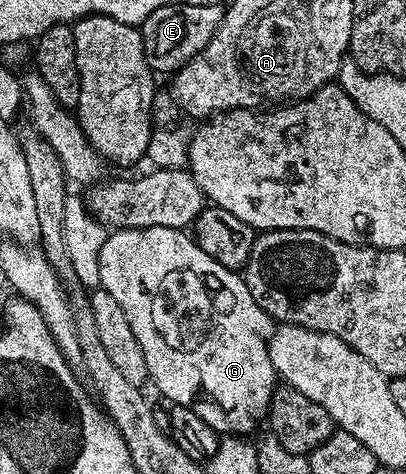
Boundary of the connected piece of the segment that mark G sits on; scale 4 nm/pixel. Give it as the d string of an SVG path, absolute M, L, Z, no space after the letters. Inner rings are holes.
M147 227L146 229L119 229L108 234L99 253L100 288L106 289L123 307L127 314L127 323L131 323L131 331L135 331L135 339L139 339L139 347L143 347L143 355L147 359L149 381L173 405L188 405L207 427L211 427L219 435L249 435L257 424L264 422L269 416L269 405L273 401L275 386L278 384L277 368L273 366L269 354L268 340L273 335L275 322L268 317L255 303L251 291L247 287L244 276L240 272L223 267L207 251L200 249L188 232L171 227Z

